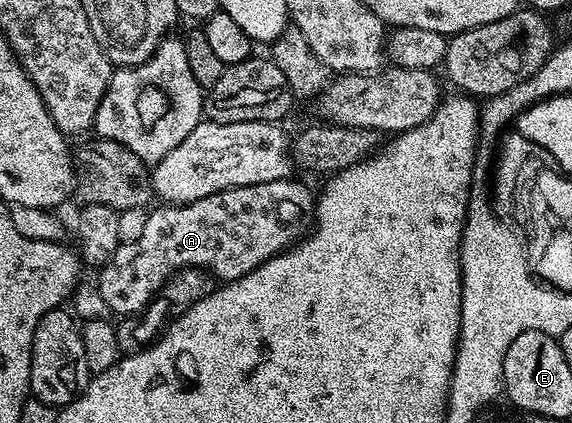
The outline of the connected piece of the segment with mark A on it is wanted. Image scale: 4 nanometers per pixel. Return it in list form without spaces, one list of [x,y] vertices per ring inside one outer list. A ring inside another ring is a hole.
[[[295,180],[242,185],[205,195],[205,199],[197,199],[193,203],[163,203],[158,206],[160,209],[152,208],[139,238],[120,243],[107,264],[98,270],[97,288],[101,299],[105,299],[116,318],[126,319],[142,313],[151,300],[159,296],[164,283],[182,269],[206,269],[219,283],[236,281],[241,279],[241,275],[249,275],[249,271],[261,267],[261,263],[302,241],[314,226],[316,194],[313,189],[311,193],[309,186]]]

